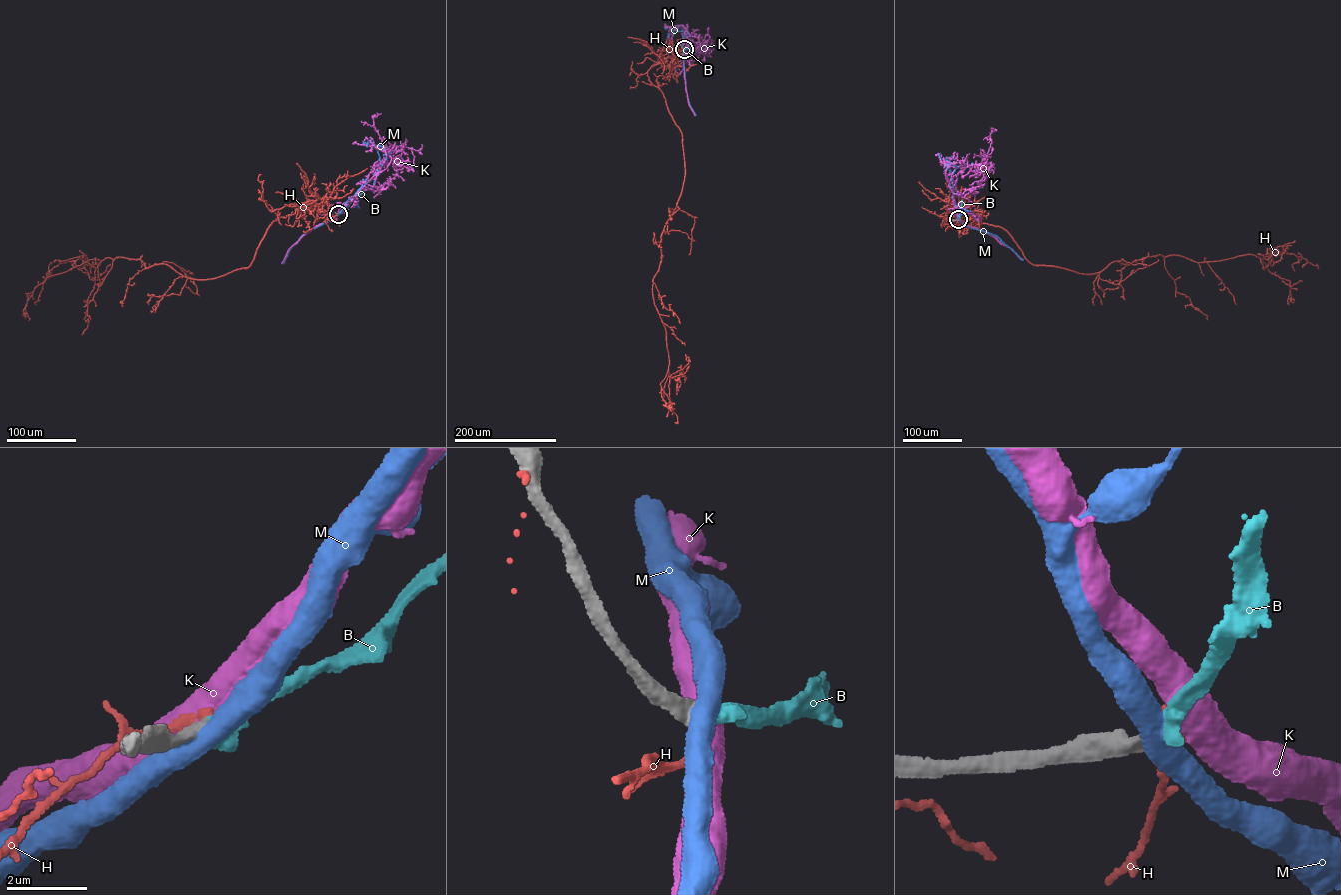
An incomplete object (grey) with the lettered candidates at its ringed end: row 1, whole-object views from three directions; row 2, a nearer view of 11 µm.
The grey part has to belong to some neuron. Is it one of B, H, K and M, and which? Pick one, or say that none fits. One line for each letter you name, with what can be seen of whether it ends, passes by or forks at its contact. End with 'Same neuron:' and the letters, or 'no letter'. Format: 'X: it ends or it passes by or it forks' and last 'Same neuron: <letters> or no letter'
B: it ends
Same neuron: B

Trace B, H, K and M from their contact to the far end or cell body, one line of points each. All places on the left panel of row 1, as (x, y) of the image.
B: (338, 214), (362, 193)
H: (338, 214), (322, 198), (271, 210), (250, 265), (214, 278), (121, 257), (83, 263), (35, 287), (28, 320)
K: (338, 214), (364, 185), (373, 165), (389, 155), (390, 151), (374, 126), (373, 118), (381, 113)
M: (338, 214), (358, 189), (380, 169), (381, 161), (374, 145), (364, 144)

